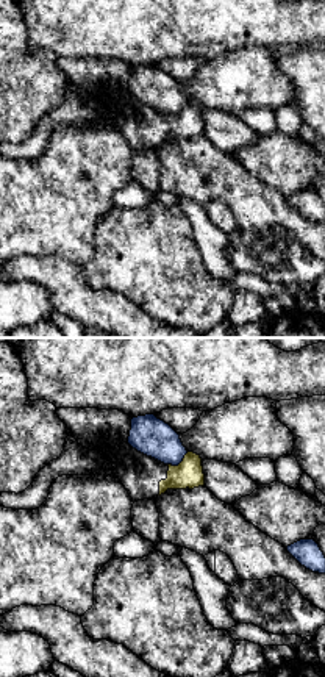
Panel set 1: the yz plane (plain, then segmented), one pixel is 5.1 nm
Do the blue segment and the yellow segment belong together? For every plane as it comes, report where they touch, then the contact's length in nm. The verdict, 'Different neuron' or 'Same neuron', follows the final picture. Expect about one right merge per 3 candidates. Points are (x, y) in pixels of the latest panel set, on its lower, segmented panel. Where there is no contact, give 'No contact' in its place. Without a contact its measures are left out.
Touches blue at (178, 463). Shared border 130 nm

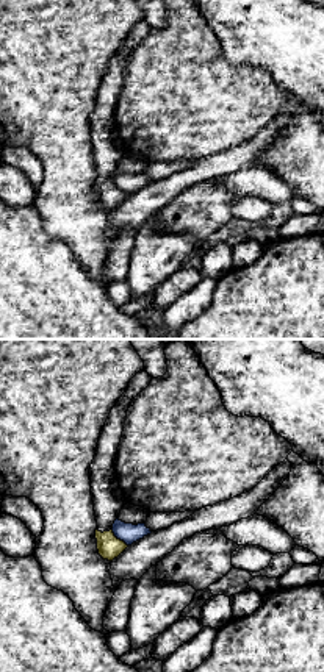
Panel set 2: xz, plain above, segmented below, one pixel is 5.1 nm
Touches blue at (118, 538). Shared border 130 nm

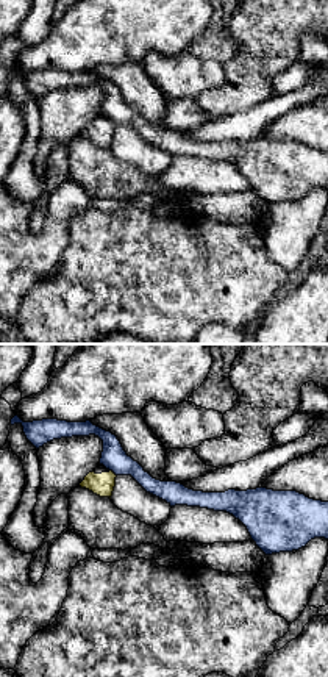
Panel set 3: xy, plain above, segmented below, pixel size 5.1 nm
Touches blue at (113, 471). Shared border 50 nm

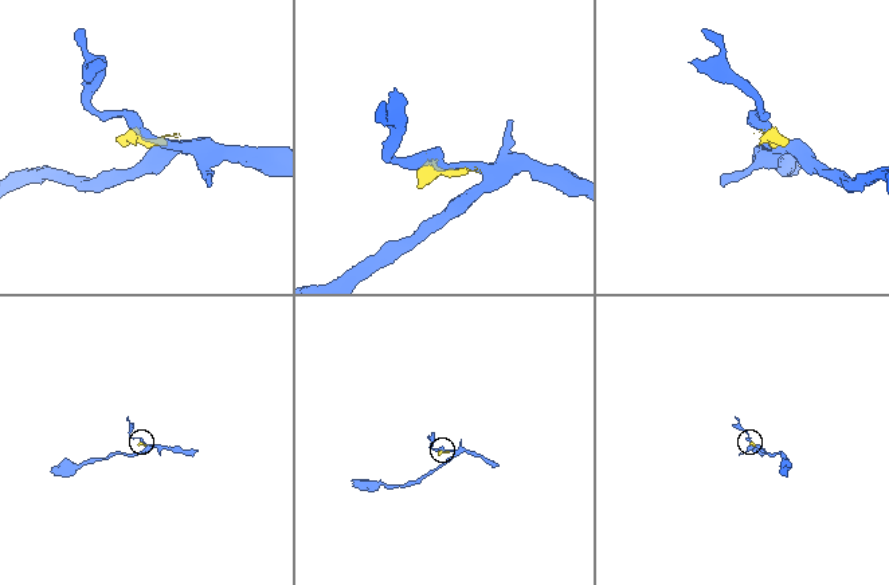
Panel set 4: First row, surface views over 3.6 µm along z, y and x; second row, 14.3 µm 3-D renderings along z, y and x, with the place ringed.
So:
Different neuron

